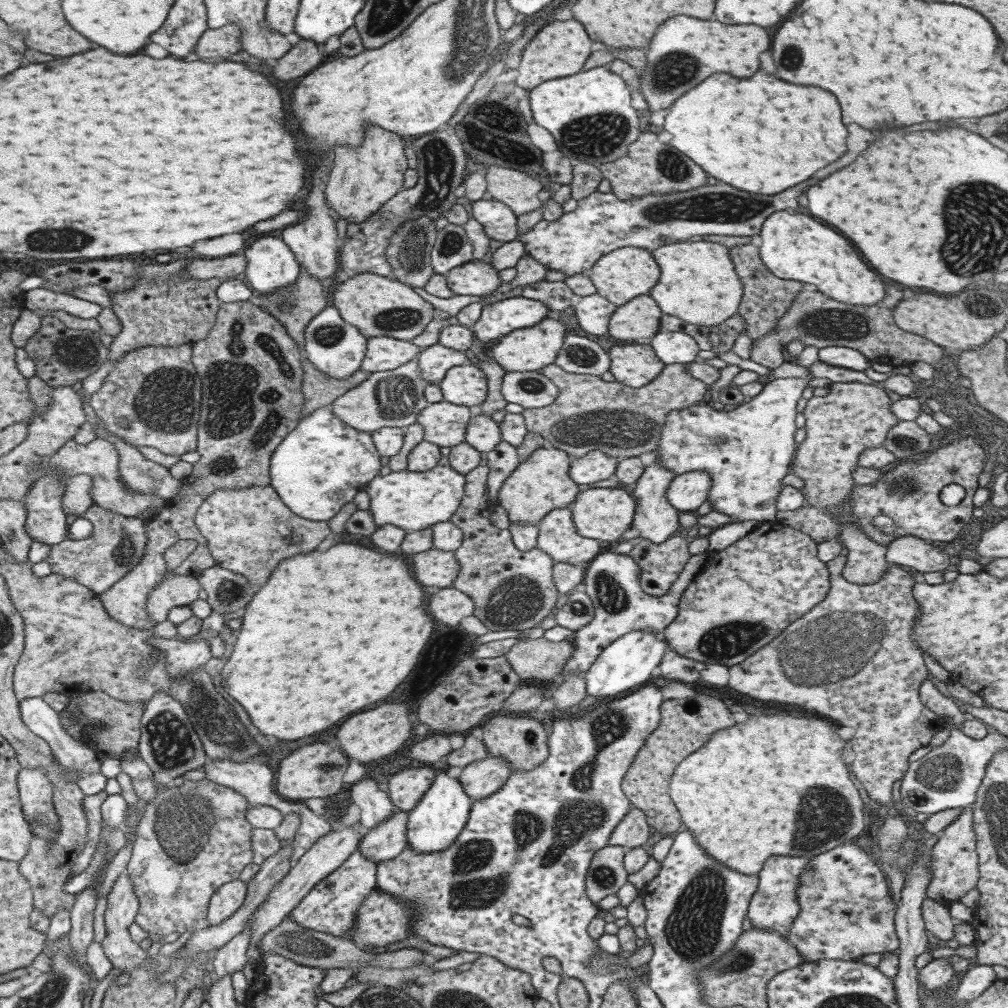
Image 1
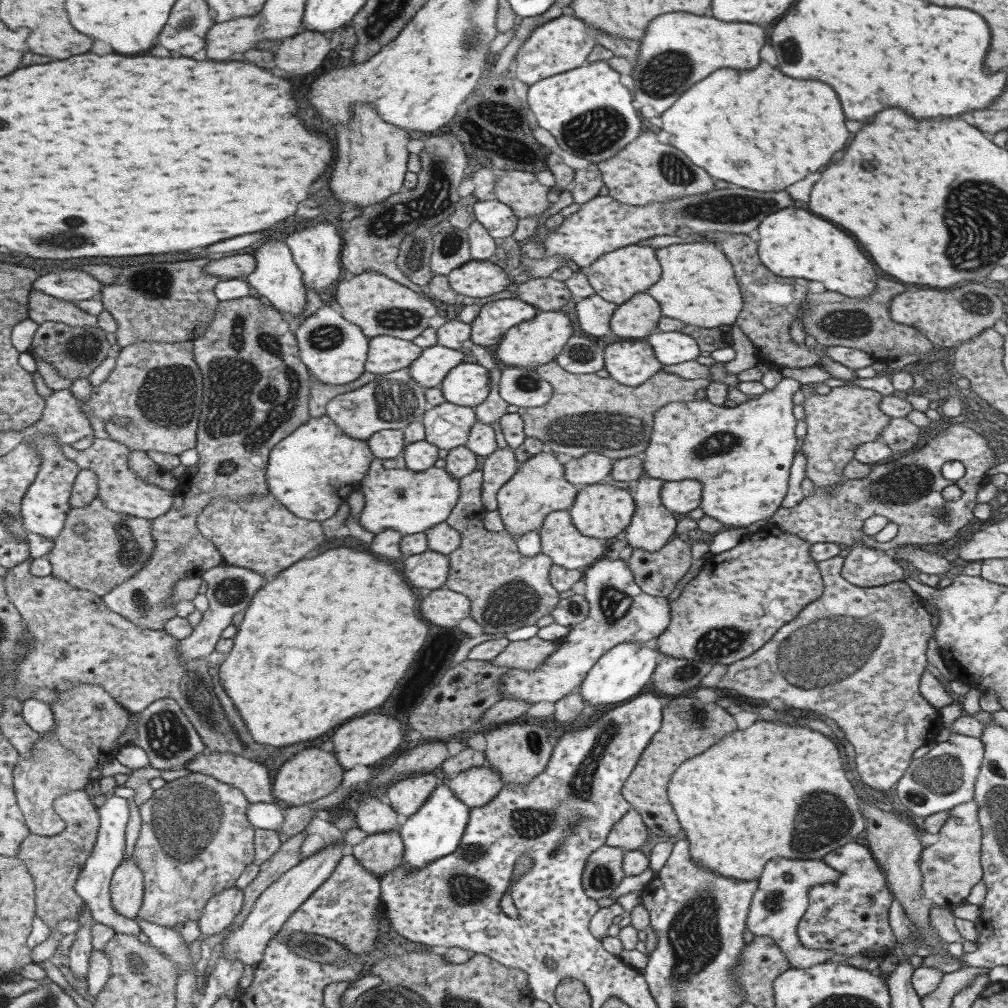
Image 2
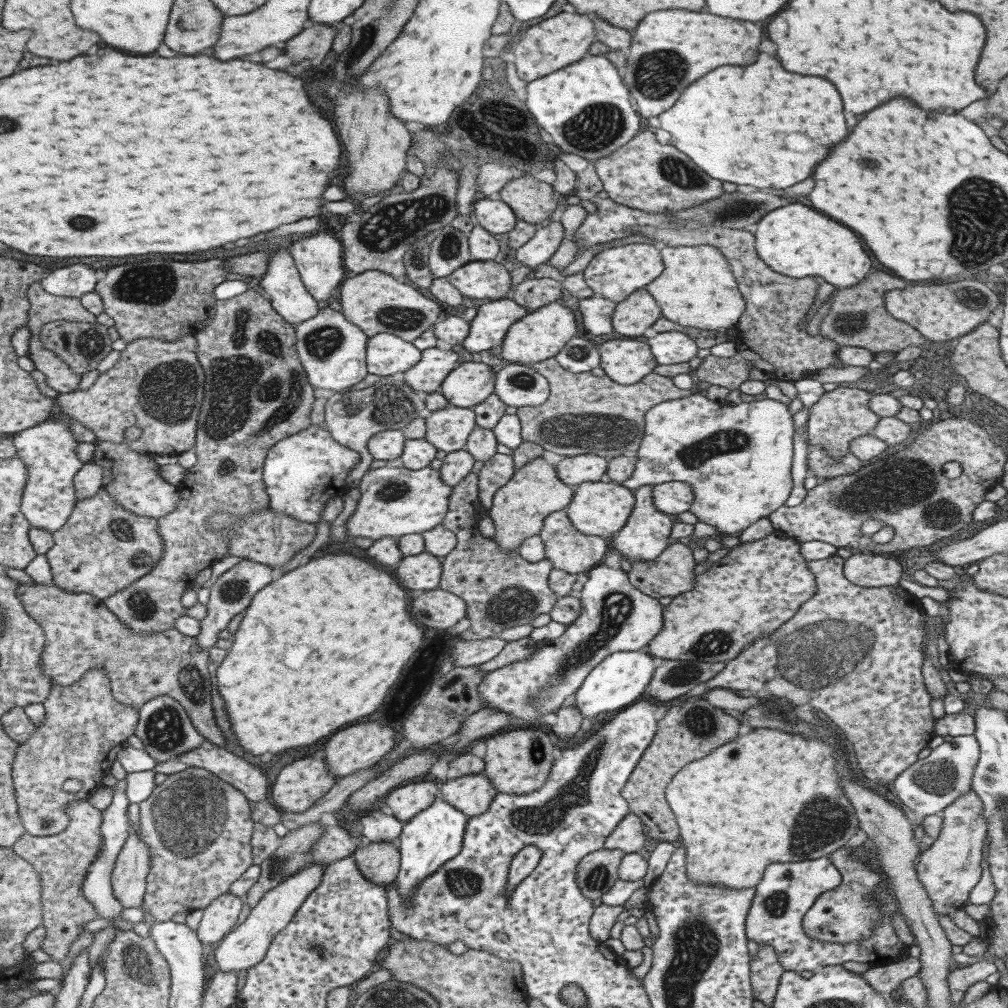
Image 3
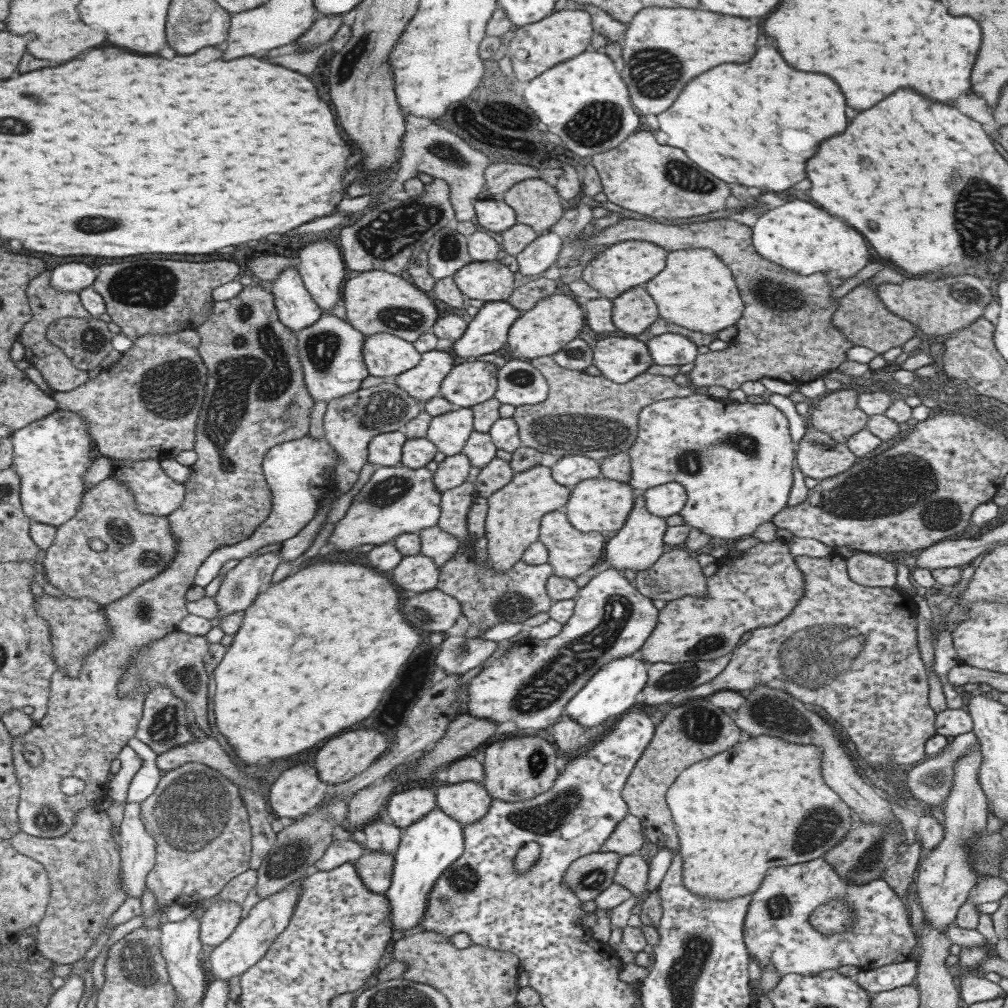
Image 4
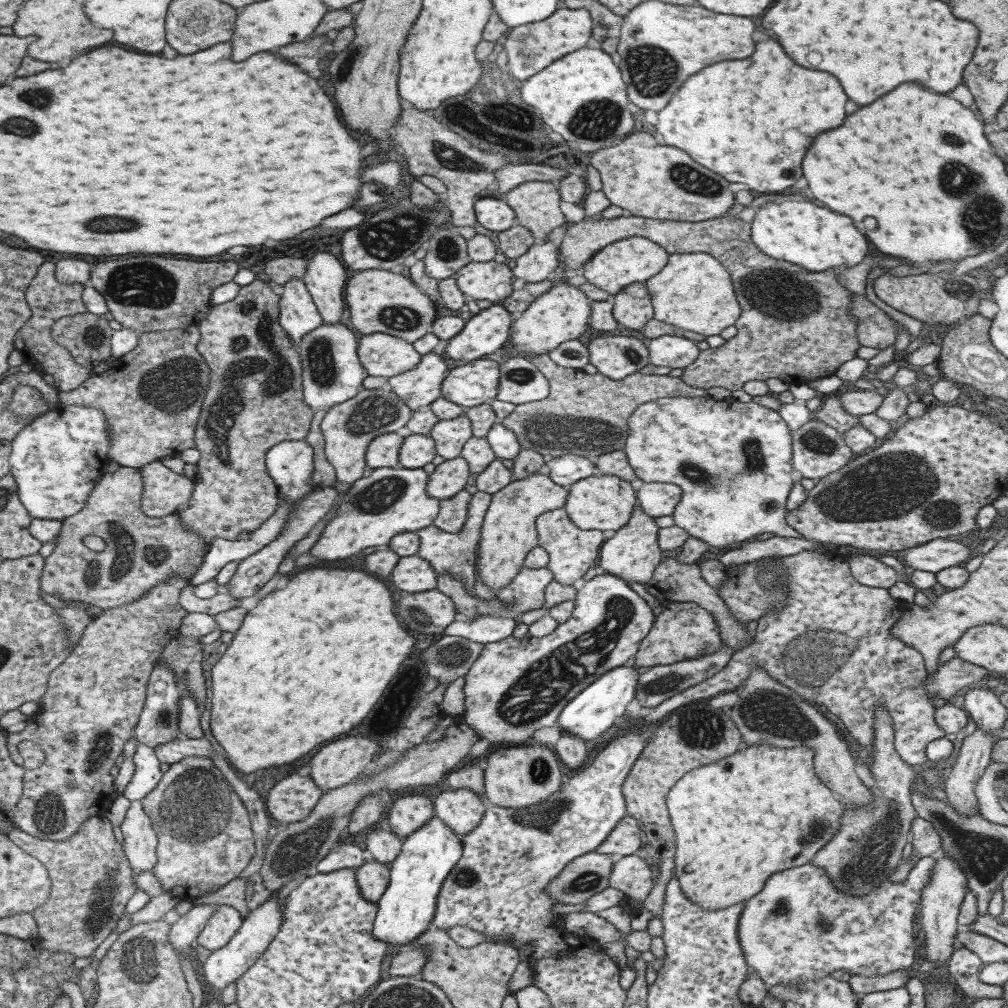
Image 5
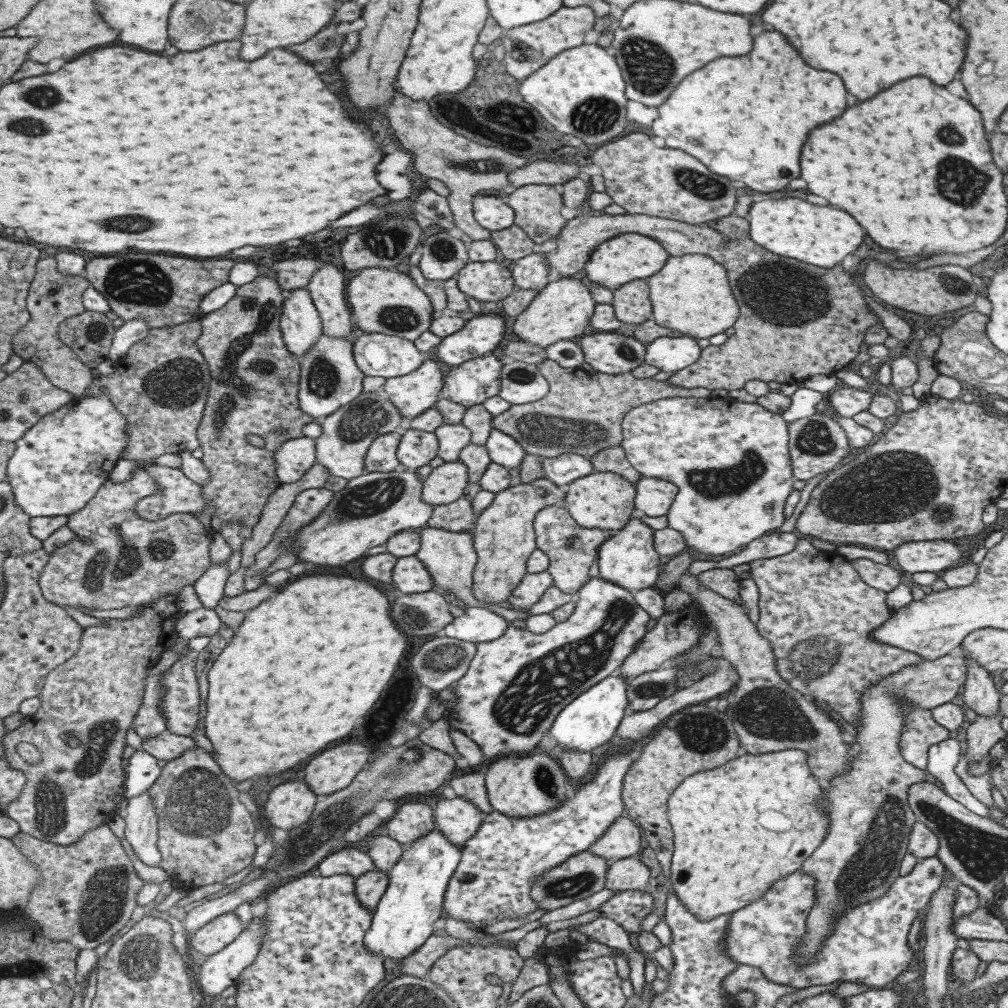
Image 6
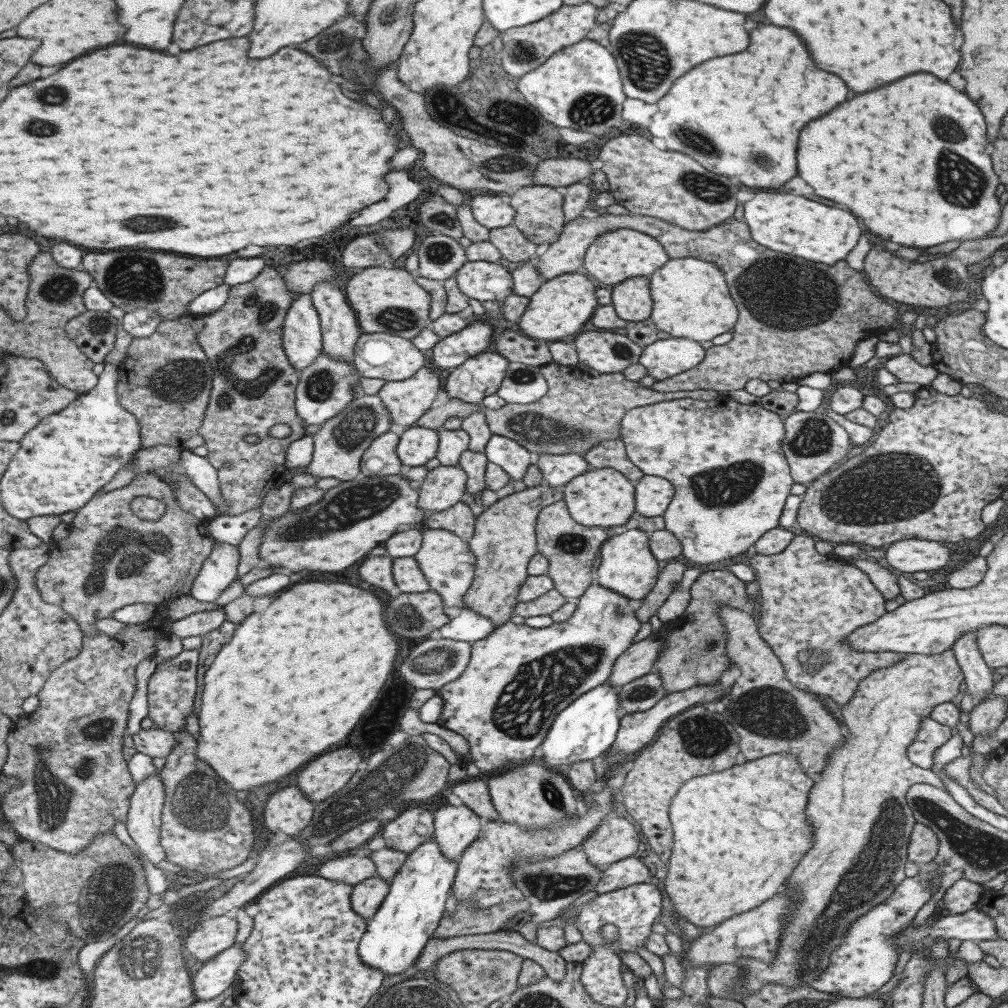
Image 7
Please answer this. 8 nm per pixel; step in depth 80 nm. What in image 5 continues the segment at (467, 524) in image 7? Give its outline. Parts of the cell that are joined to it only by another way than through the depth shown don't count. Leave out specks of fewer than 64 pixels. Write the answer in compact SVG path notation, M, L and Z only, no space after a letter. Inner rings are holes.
M459 490L453 498L438 502L437 517L431 526L447 533L459 533L467 518L470 495L467 490Z

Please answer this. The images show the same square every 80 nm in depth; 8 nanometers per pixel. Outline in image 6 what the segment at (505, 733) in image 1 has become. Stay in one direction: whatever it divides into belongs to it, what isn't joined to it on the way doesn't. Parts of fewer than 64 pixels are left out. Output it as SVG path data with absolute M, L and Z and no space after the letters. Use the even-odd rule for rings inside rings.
M540 748L533 749L527 754L517 754L511 757L501 757L499 760L491 762L485 766L482 771L484 775L484 785L488 803L492 806L493 811L500 812L505 816L513 818L531 818L537 815L548 813L554 809L564 798L567 797L565 783L567 776L562 771L556 760L552 760L549 755Z

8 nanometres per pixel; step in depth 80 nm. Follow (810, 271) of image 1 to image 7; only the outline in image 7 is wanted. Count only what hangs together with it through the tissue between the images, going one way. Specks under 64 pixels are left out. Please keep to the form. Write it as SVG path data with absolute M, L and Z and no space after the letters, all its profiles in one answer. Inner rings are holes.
M784 189L769 190L769 192L755 192L753 199L743 203L743 219L747 225L751 238L759 245L769 250L783 254L793 254L803 260L819 262L827 266L833 266L837 261L844 260L845 255L855 246L859 238L859 226L855 218L847 210L823 206L811 200L805 200L801 196L793 196L791 192Z

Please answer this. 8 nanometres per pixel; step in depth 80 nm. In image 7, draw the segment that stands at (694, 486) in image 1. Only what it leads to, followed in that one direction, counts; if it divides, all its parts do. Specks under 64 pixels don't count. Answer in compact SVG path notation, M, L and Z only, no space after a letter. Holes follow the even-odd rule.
M643 475L634 485L637 514L647 518L661 517L674 496L673 486L664 478L651 475Z

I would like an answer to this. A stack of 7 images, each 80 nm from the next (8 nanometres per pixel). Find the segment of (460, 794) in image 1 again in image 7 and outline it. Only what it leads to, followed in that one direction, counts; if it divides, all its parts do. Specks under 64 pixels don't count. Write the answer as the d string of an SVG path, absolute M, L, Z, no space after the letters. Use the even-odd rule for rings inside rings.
M433 837L406 854L402 865L391 877L387 894L375 914L367 920L360 938L357 952L365 966L379 970L383 976L399 976L413 966L441 920L447 892L456 873L456 863L442 855Z

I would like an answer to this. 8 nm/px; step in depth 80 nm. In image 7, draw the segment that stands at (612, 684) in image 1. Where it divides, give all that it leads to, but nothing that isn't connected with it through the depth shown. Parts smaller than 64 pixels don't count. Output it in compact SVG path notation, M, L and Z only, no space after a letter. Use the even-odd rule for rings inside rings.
M603 681L600 685L578 696L557 713L536 751L535 758L543 763L543 766L563 776L569 770L569 764L593 760L612 745L620 721L618 710L619 699L614 686Z

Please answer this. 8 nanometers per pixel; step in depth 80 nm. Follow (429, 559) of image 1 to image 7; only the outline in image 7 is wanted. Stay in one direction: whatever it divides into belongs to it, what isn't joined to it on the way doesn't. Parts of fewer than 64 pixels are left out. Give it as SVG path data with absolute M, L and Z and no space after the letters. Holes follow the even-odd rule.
M413 557L393 559L391 568L392 579L398 592L419 593L430 589Z

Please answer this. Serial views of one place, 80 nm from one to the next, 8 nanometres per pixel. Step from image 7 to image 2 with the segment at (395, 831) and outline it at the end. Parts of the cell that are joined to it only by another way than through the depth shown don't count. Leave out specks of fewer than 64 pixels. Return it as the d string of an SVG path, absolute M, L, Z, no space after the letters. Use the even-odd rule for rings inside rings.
M436 772L413 774L393 781L386 787L388 805L397 814L411 816L425 802L439 781L440 775Z

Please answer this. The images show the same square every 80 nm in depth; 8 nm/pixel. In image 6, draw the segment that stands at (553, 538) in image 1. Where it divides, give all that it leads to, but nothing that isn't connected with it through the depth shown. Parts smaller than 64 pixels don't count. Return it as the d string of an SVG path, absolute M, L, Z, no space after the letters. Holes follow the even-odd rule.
M562 504L545 506L545 509L535 514L532 528L534 529L536 549L547 556L546 571L551 575L552 585L562 593L575 596L576 592L587 582L587 570L597 558L597 550L607 538L607 533L600 529L578 526L567 513Z

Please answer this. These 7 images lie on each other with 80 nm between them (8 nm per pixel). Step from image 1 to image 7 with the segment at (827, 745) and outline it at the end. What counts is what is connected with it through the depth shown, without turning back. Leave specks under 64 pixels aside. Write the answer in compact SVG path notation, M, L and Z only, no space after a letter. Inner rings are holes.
M771 753L751 762L743 762L727 768L727 770L717 771L711 774L697 775L689 778L687 782L681 784L677 794L671 798L668 806L668 819L672 828L672 849L670 857L665 862L667 874L664 880L665 890L671 904L673 904L673 914L677 917L686 918L695 926L707 930L718 925L720 922L731 918L734 914L739 914L751 910L754 906L761 904L764 900L772 897L788 876L793 872L795 865L801 860L808 848L812 845L812 828L806 821L804 813L810 788L814 785L813 780L799 768L797 757L791 753Z

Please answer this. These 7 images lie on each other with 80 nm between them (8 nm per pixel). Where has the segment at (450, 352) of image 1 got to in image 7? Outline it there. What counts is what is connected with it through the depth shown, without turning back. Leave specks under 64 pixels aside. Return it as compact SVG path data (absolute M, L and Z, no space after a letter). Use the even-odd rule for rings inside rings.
M422 366L405 381L384 381L377 396L388 410L392 425L411 426L441 396L439 378Z

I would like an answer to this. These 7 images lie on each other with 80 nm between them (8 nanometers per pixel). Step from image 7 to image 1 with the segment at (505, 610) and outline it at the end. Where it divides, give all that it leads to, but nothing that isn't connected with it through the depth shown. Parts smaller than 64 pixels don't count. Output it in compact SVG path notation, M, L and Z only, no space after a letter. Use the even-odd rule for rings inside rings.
M537 447L527 458L520 461L501 484L497 494L497 501L506 512L509 524L536 526L549 510L566 508L570 502L574 502L579 488L569 478L570 462L567 456L564 450Z

